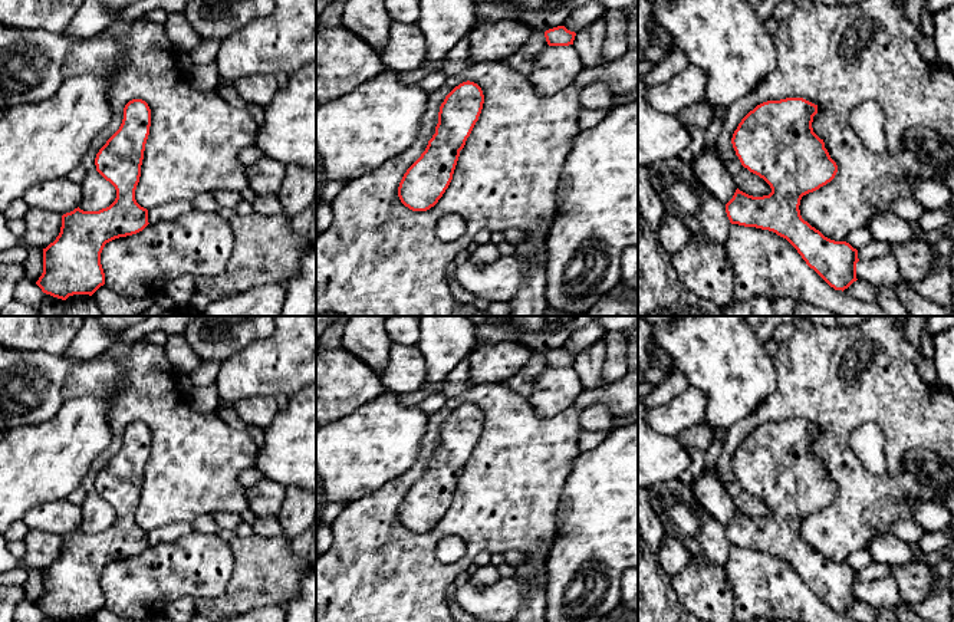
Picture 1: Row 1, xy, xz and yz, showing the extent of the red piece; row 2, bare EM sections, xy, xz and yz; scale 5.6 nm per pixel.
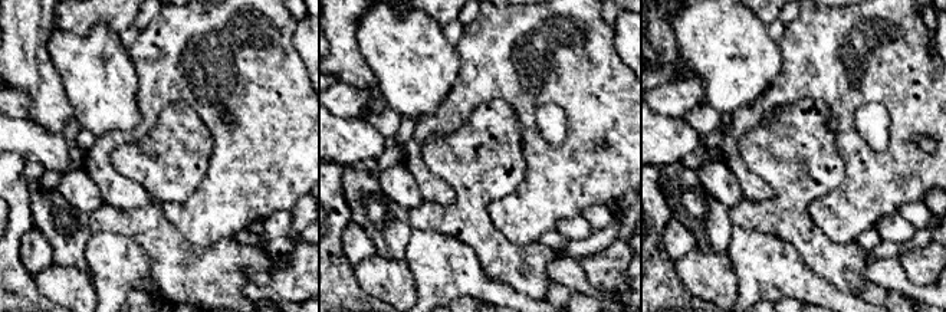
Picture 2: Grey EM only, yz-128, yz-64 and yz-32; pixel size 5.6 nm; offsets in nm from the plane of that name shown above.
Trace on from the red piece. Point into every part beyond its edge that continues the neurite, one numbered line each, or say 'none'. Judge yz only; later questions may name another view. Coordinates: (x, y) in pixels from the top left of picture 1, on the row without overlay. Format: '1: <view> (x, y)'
none

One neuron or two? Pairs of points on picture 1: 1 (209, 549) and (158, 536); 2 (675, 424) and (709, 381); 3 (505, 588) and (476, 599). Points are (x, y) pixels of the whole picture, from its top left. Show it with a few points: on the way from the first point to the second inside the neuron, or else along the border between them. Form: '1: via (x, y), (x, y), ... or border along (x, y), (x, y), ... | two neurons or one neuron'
1: border along (183, 530), (174, 540), (150, 546) | two neurons
2: border along (690, 385), (696, 387), (706, 398), (704, 421) | two neurons
3: via (497, 595), (493, 599), (483, 599) | one neuron

